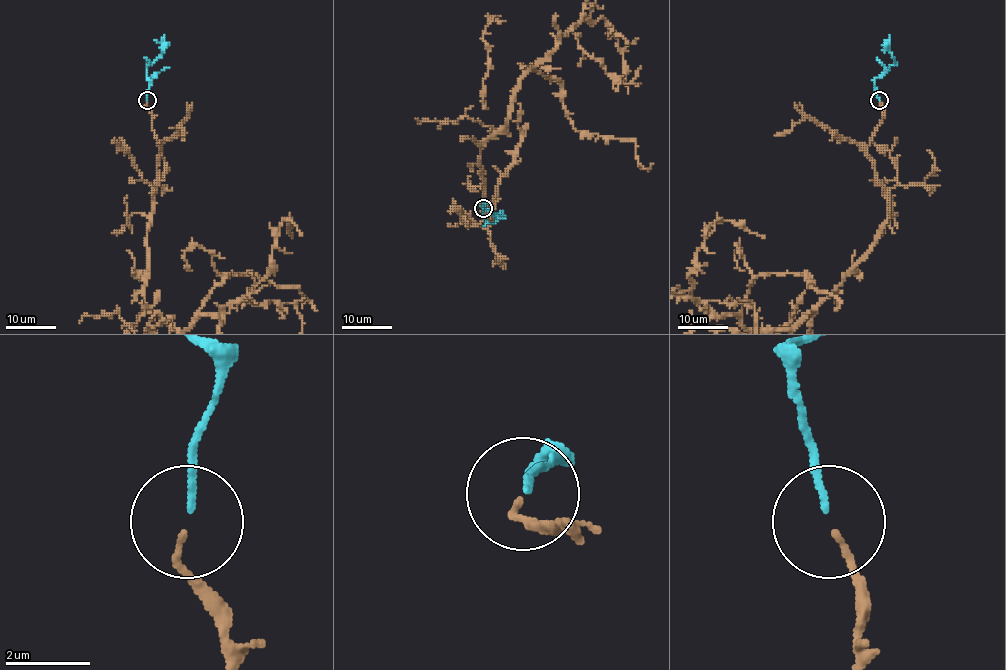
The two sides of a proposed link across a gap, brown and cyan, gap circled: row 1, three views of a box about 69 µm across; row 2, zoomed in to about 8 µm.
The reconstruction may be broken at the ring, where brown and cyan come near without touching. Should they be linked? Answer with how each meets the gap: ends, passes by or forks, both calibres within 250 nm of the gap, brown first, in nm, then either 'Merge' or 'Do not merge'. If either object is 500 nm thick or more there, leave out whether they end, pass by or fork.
At the ring brown ends. At the ring cyan ends. Thickness 130 nm (brown) against 140 nm. Merge

